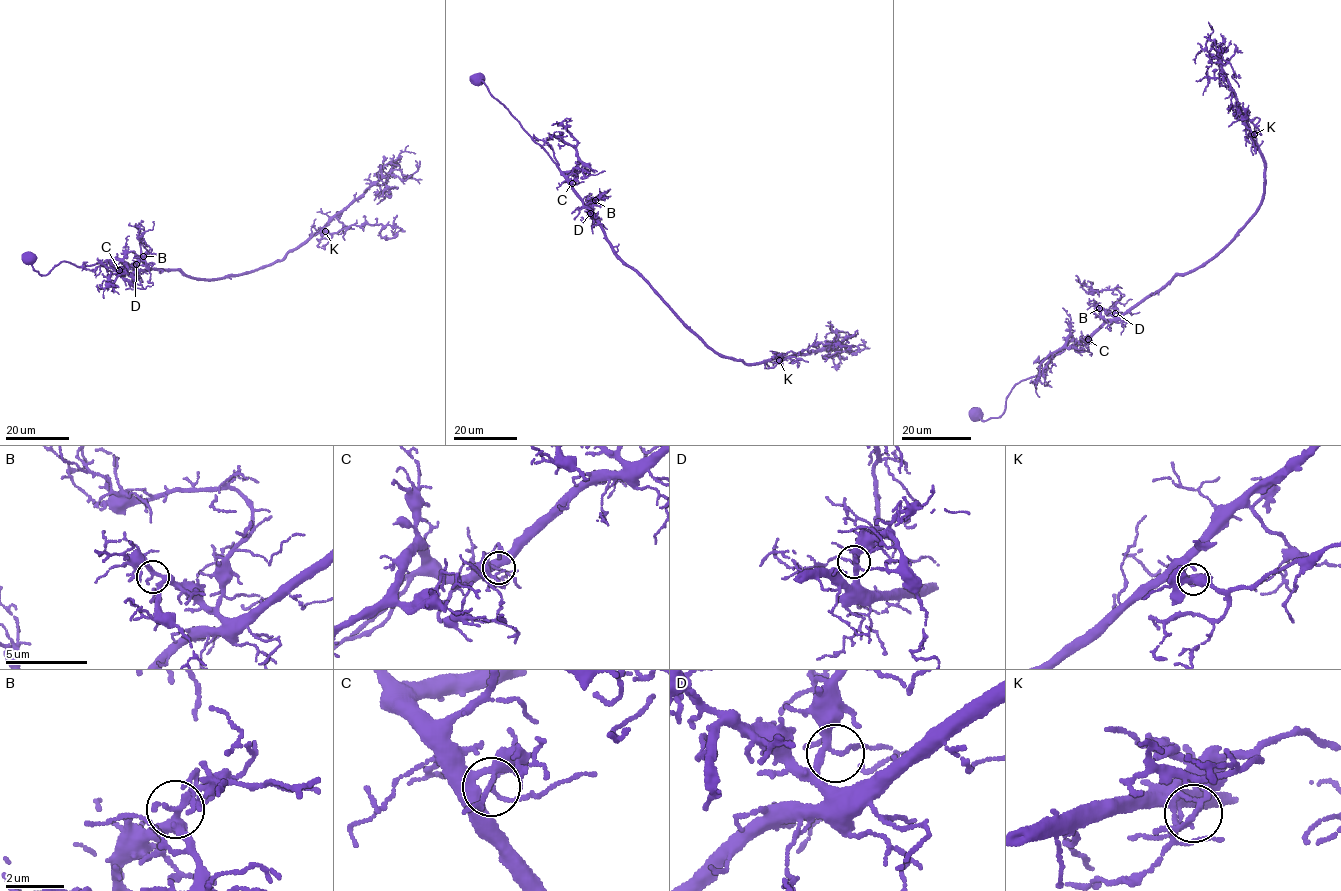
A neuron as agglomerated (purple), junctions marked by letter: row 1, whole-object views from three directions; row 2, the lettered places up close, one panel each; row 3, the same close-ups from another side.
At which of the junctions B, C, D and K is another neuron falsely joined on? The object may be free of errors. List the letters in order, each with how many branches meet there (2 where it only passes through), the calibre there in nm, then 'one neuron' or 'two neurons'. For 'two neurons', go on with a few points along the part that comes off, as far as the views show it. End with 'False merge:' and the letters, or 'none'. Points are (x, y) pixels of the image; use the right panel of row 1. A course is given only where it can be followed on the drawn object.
B: branches 4; calibre 180 nm; one neuron
C: branches 3; calibre 150 nm; one neuron
D: branches 4; calibre 240 nm; one neuron
K: branches 4; calibre 150 nm; one neuron
False merge: none

